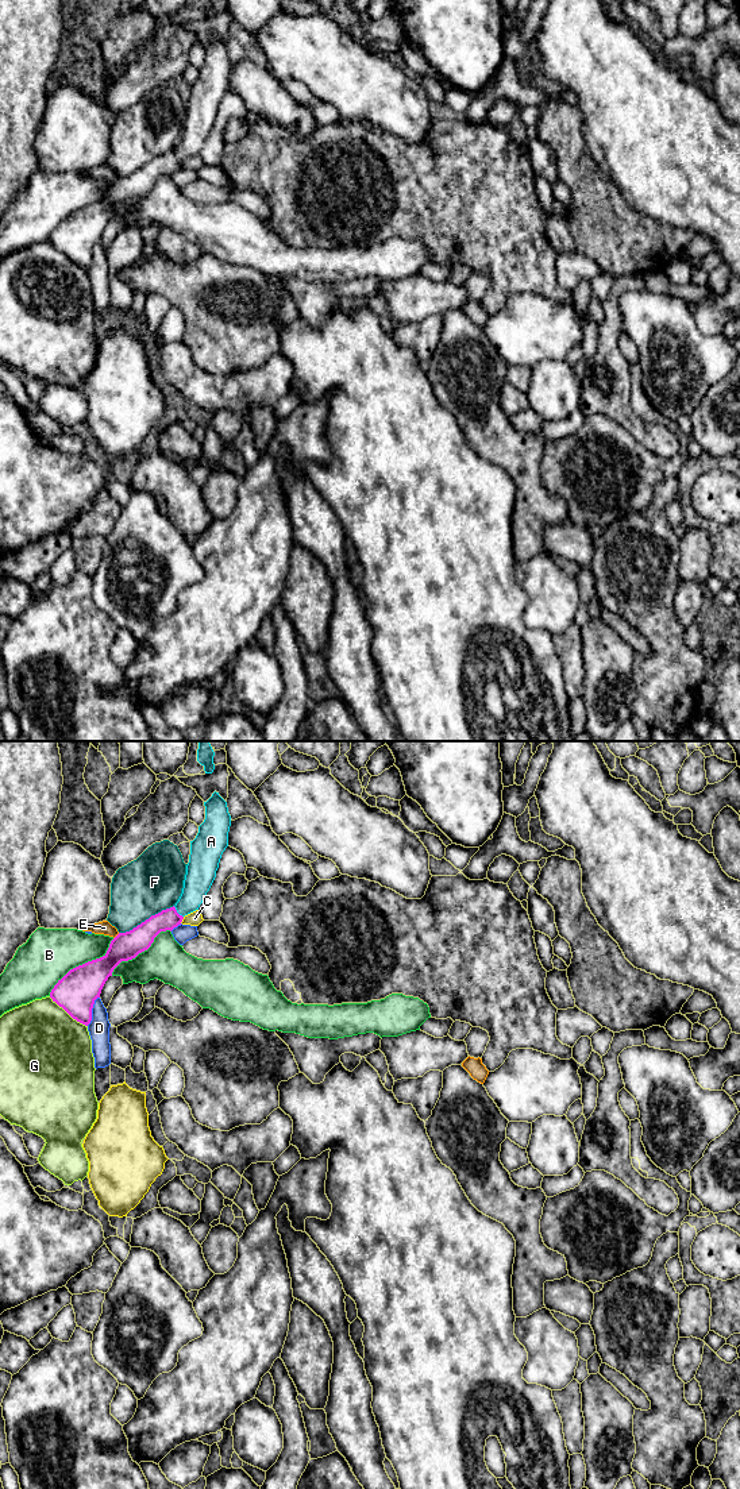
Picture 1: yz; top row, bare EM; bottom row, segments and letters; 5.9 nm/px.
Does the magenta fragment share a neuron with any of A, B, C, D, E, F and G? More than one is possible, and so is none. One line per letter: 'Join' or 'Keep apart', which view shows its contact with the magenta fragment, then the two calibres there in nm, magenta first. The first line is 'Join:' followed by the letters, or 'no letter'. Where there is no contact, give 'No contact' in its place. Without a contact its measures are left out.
Join: A
A: Join. Touches magenta in yz. Thickness 140 nm (magenta) against 170 nm
B: Keep apart. Touches magenta in yz. Thickness 240 nm (magenta) against 300 nm
C: Keep apart. Touches magenta in yz. Thickness 130 nm (magenta) against 90 nm
D: Keep apart. Touches magenta in yz. Thickness 240 nm (magenta) against 130 nm
E: Keep apart. Touches magenta in yz. Thickness 170 nm (magenta) against 80 nm
F: Keep apart. Touches magenta in yz. Thickness 170 nm (magenta) against 340 nm
G: Keep apart. Touches magenta in yz. Thickness 240 nm (magenta) against 500 nm

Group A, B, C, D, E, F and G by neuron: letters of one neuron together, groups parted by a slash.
A / B / C / D / E / F / G

